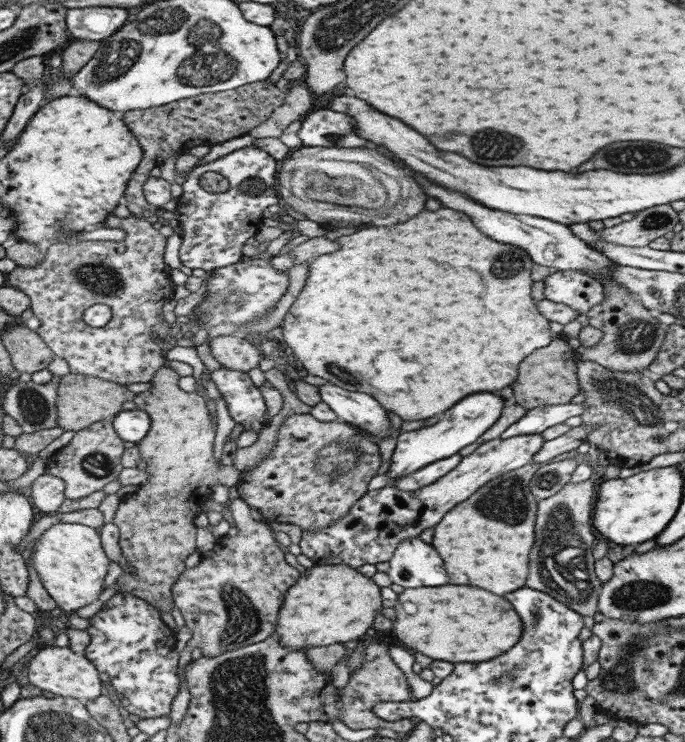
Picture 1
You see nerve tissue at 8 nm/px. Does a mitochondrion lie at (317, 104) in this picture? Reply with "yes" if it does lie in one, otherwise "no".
no

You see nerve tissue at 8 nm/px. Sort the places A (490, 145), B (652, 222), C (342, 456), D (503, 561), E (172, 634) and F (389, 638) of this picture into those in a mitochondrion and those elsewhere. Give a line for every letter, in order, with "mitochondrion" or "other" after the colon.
A: mitochondrion
B: mitochondrion
C: mitochondrion
D: other
E: other
F: other

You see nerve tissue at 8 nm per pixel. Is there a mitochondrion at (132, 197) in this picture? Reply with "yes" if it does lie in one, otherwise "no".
no

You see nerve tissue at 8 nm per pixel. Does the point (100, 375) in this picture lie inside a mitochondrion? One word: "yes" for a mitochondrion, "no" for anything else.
no

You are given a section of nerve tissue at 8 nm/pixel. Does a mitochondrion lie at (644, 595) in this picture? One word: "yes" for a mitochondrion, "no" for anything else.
yes

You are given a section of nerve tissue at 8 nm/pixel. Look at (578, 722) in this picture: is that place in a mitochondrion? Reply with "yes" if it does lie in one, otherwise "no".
no

